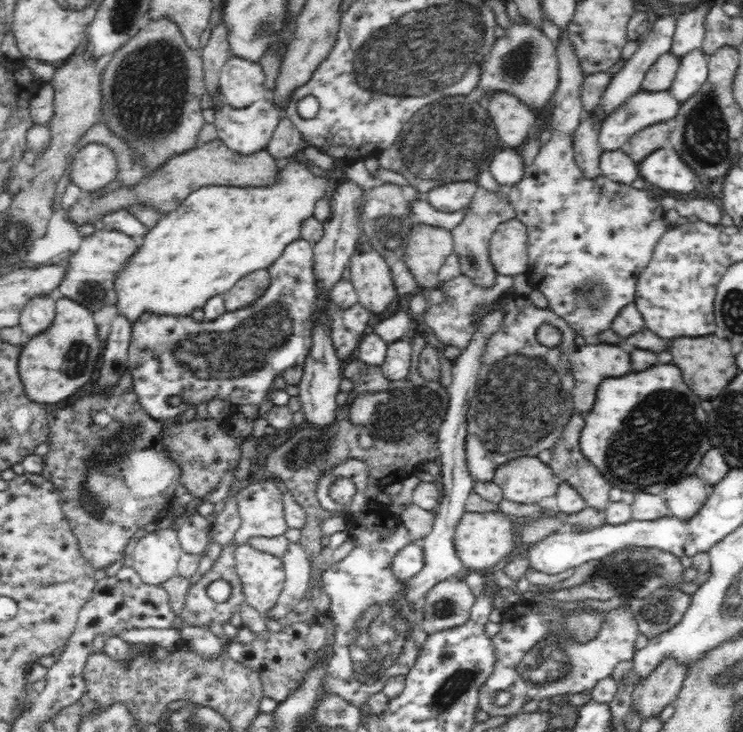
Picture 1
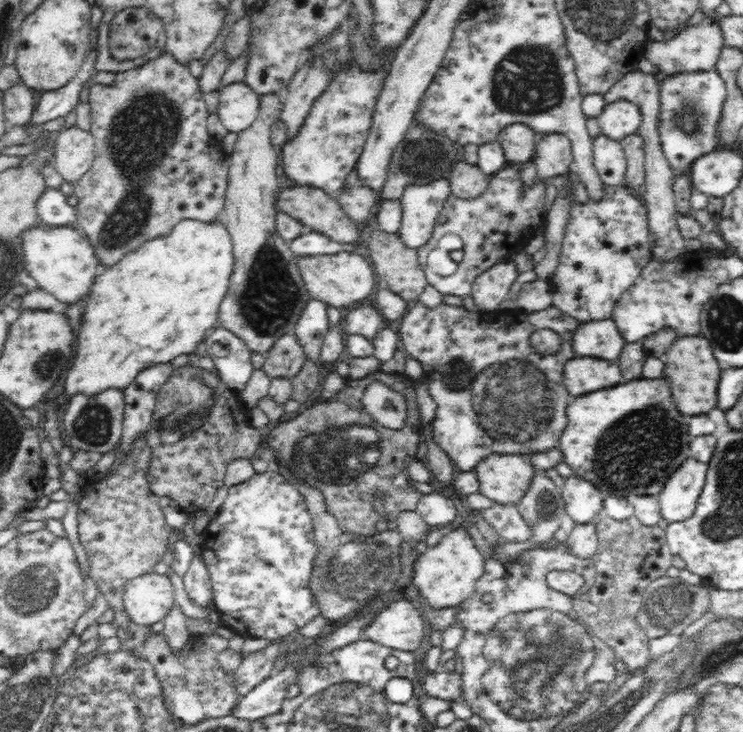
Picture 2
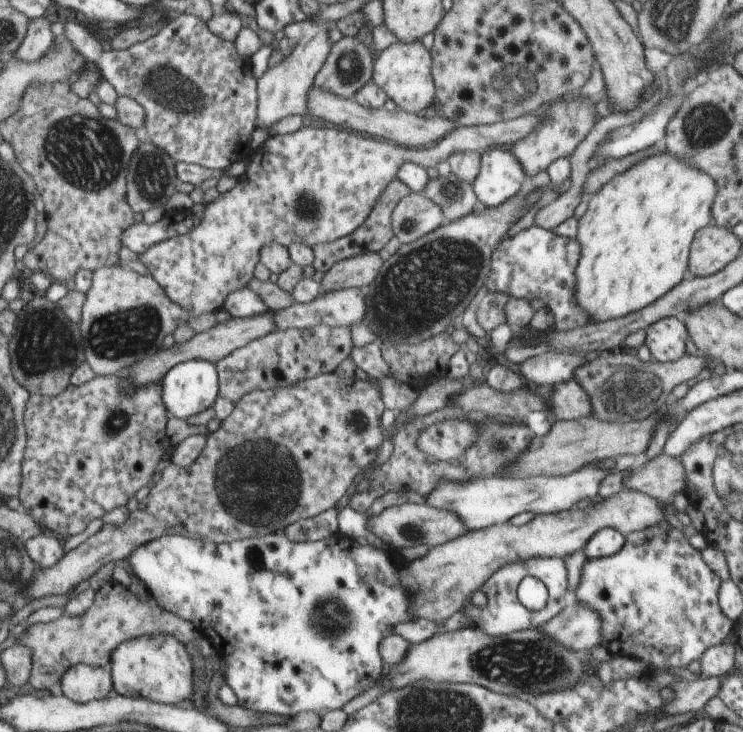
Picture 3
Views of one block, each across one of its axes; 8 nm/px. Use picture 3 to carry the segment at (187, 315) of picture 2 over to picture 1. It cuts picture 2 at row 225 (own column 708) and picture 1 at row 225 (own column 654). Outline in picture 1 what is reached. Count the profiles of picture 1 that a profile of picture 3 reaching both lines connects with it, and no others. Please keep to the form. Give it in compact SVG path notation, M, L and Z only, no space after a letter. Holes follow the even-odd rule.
M288 162L282 172L280 172L280 182L270 186L258 186L258 187L233 187L233 186L205 186L190 193L190 196L186 197L186 200L178 207L178 210L173 210L169 213L164 213L156 226L148 228L145 235L143 235L143 242L140 248L134 252L133 256L126 262L125 266L122 266L122 271L114 278L114 291L116 291L116 308L117 314L126 317L130 321L130 325L134 328L134 323L144 313L154 313L158 315L170 315L179 317L180 315L191 314L195 310L203 310L203 306L207 300L210 300L213 296L223 295L226 291L229 291L243 276L250 274L251 272L268 268L273 262L276 262L280 255L284 252L284 249L289 243L300 239L301 225L305 222L306 218L312 216L314 212L314 204L316 200L324 198L326 196L326 188L328 188L328 182L324 178L316 178L312 176L312 172L308 172L304 168L304 164L300 162Z

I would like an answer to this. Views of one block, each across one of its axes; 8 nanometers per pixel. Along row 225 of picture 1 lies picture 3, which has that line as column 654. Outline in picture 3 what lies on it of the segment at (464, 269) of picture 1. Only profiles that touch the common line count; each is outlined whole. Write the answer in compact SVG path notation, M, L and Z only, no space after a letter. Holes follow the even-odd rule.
M659 452L638 468L628 471L629 475L623 478L623 488L655 498L663 506L666 522L681 531L683 526L675 517L675 512L669 508L669 500L685 488L685 471L681 463Z

